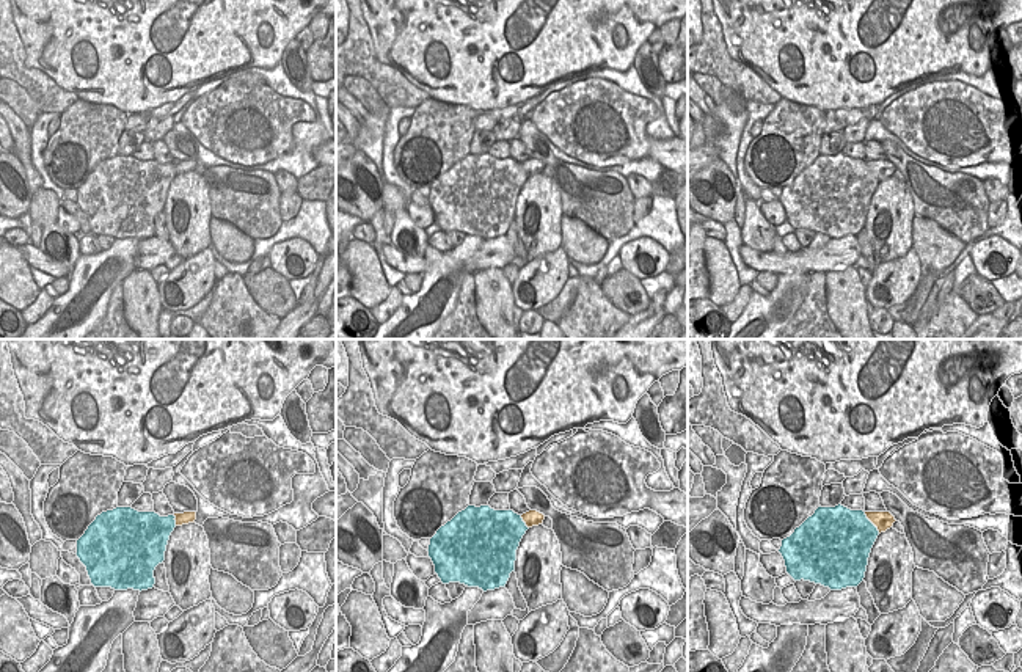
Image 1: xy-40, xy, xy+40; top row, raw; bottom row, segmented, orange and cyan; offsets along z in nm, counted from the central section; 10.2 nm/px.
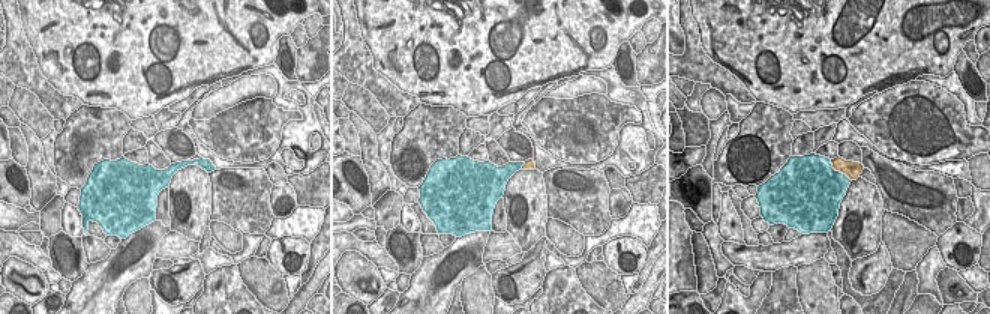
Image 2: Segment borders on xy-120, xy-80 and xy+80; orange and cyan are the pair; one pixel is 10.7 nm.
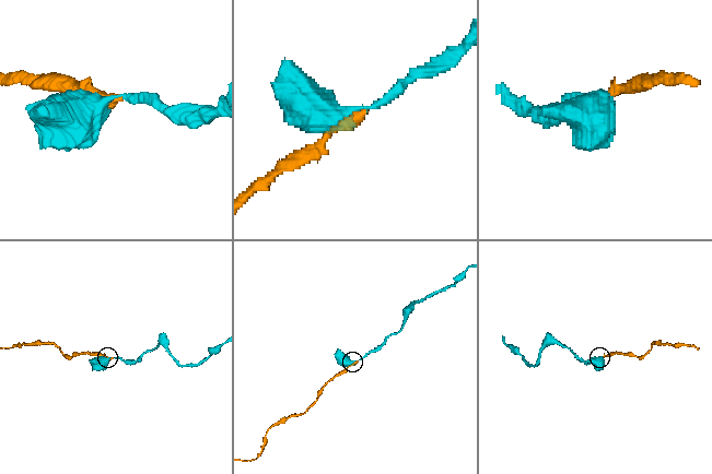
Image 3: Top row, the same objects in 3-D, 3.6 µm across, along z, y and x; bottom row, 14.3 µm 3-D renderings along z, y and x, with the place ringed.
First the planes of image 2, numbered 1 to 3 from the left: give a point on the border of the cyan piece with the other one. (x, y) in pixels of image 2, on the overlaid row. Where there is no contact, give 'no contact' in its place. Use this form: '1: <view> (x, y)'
1: xy-120 (195, 164)
2: xy-80 (522, 166)
3: xy+80 (839, 170)

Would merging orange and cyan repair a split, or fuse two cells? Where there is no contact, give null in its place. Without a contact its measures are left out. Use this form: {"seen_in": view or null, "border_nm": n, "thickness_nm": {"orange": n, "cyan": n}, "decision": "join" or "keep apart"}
{"seen_in": "xy+40", "border_nm": 280, "thickness_nm": {"orange": 190, "cyan": 480}, "decision": "join"}

